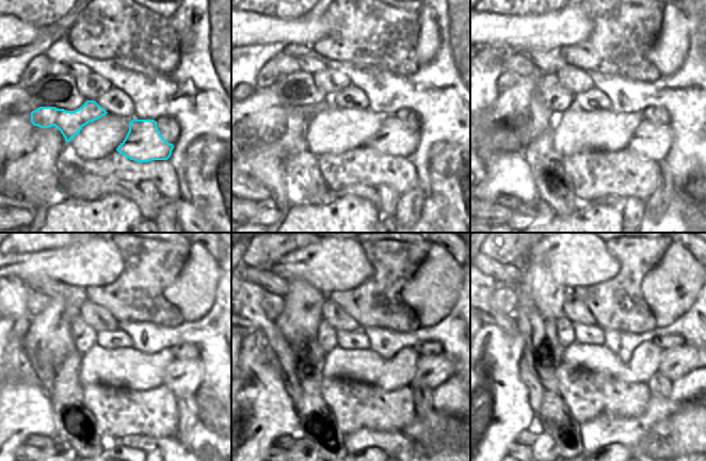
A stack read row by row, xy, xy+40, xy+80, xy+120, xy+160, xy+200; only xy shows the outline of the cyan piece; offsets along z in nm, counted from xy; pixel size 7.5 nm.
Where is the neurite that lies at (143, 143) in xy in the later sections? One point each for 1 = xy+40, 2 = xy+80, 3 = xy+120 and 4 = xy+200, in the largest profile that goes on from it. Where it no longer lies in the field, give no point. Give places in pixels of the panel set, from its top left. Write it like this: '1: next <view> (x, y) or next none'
1: next xy+40 (392, 139)
2: next xy+80 (650, 140)
3: next xy+120 (183, 376)
4: next xy+200 (676, 362)

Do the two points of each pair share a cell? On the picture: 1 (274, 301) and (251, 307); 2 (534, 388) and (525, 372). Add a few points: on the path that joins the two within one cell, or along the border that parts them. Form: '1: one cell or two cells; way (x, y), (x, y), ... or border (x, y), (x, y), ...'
1: two cells; border (265, 290), (261, 307), (273, 320)
2: one cell; way (533, 384), (529, 377)

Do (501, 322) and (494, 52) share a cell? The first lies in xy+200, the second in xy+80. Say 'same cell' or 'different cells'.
same cell

